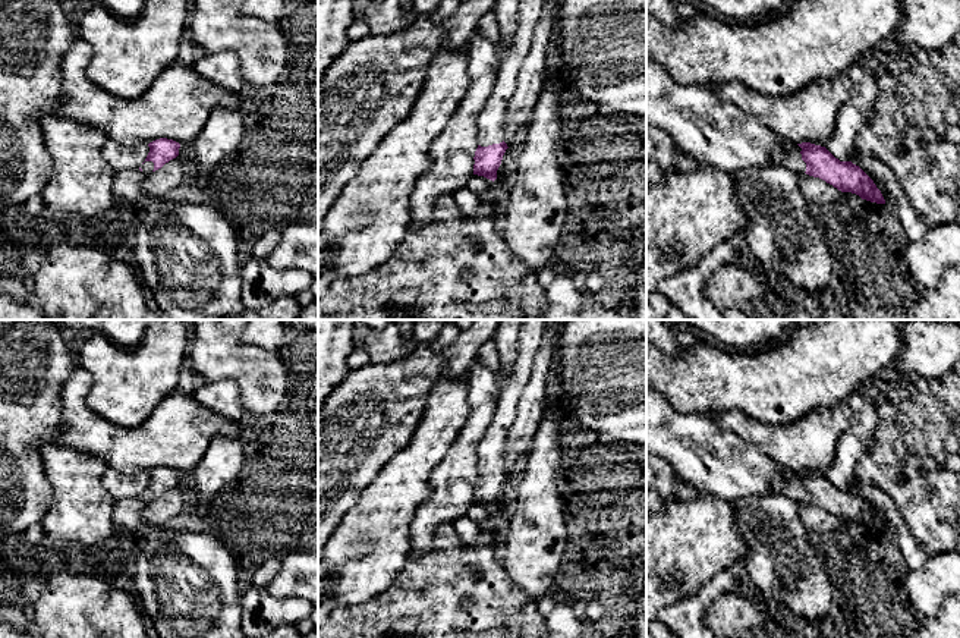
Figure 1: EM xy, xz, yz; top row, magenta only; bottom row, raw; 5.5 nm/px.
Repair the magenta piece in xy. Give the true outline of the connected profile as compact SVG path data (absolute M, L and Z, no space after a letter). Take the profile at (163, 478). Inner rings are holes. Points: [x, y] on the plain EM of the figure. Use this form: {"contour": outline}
{"contour": "M160 466L149 471L148 475L149 481L139 496L145 503L161 497L166 491L176 487L179 484L180 472L173 468Z"}

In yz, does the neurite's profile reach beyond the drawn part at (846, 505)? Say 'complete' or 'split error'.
split error

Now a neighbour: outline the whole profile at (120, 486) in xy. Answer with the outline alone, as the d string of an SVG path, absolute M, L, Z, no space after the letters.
M107 468L103 477L103 485L113 496L113 499L138 499L141 493L145 490L149 481L148 472L142 472L138 475L126 475L117 474L111 468Z

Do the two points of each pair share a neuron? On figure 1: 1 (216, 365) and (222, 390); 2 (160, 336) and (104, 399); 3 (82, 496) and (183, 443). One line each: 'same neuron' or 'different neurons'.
1: different neurons
2: same neuron
3: different neurons

